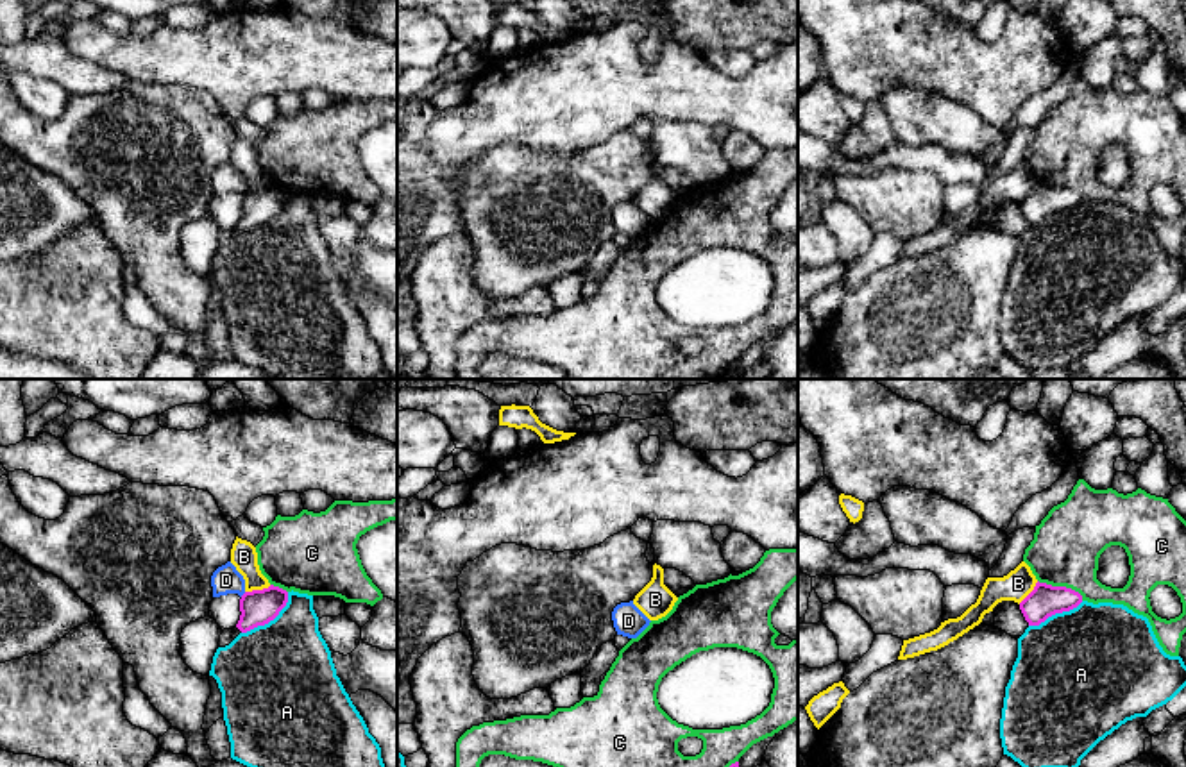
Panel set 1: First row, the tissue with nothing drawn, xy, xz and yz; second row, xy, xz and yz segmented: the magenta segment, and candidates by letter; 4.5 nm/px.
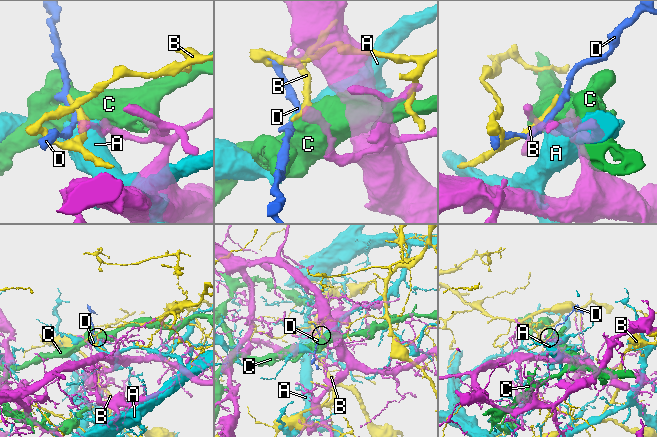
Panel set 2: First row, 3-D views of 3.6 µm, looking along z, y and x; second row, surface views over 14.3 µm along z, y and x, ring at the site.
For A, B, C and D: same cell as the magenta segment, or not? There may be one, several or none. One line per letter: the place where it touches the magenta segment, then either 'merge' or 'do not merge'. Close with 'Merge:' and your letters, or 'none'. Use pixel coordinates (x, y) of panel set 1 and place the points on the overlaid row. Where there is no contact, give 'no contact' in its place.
A: xy (271, 619) | do not merge
B: xy (258, 590) | do not merge
C: yz (1061, 587) | do not merge
D: xy (244, 594) | do not merge
Merge: none

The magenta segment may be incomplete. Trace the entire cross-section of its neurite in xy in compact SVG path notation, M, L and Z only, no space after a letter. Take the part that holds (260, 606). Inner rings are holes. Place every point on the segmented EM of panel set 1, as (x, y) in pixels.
M270 585L263 590L245 592L240 599L240 620L236 628L247 633L274 620L288 603L288 592Z

